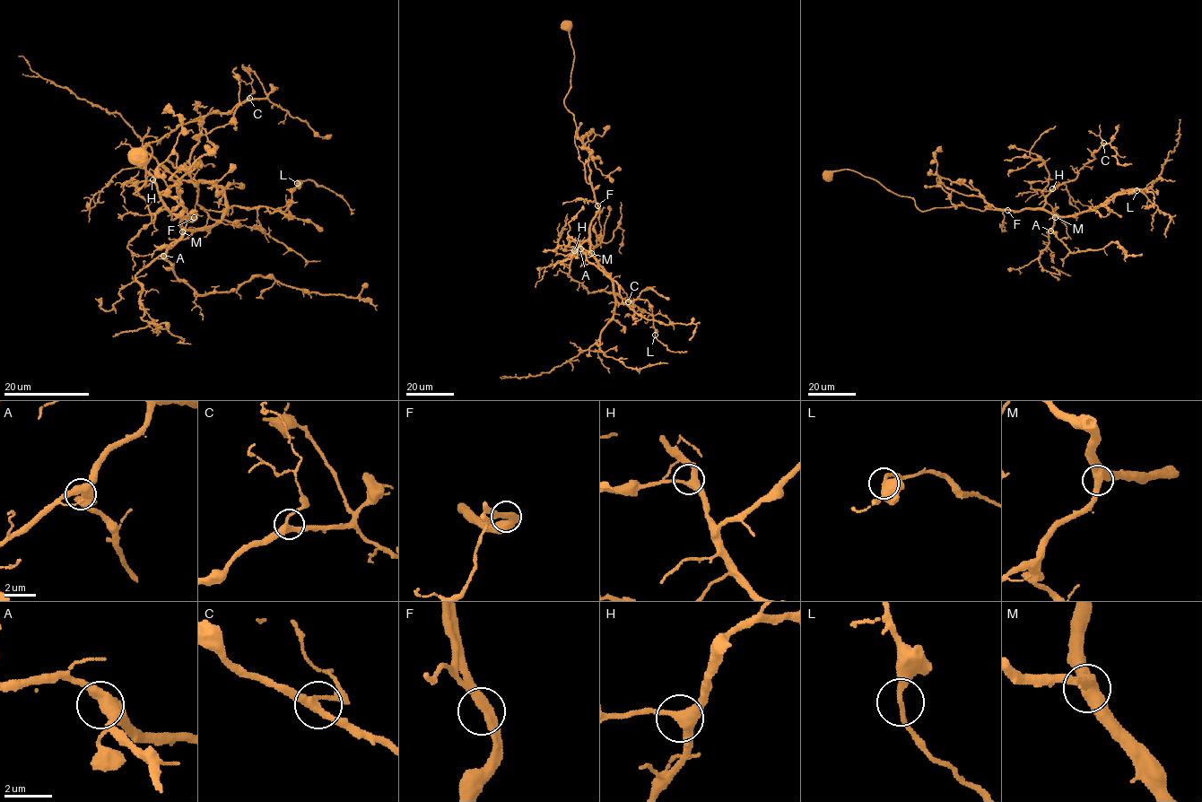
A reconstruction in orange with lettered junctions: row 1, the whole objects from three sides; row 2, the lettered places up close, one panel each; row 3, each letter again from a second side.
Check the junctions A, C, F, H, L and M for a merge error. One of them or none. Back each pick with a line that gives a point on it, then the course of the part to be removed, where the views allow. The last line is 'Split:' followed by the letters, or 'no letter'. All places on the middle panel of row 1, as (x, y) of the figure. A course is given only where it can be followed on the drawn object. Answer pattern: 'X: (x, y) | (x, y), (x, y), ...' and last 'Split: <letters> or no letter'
Split: no letter

